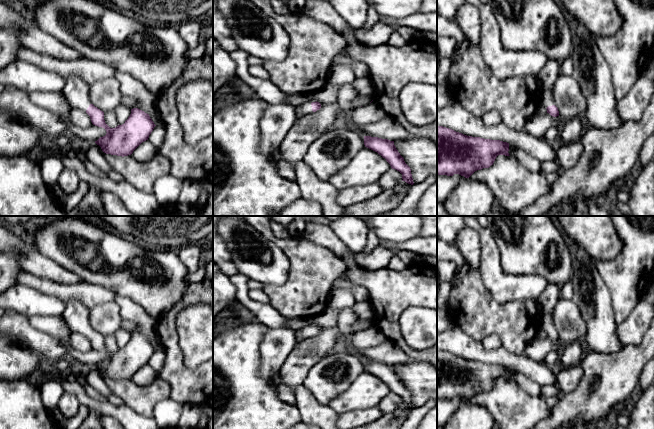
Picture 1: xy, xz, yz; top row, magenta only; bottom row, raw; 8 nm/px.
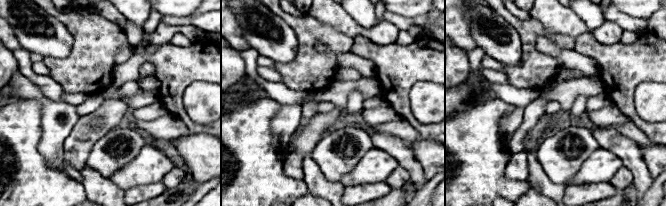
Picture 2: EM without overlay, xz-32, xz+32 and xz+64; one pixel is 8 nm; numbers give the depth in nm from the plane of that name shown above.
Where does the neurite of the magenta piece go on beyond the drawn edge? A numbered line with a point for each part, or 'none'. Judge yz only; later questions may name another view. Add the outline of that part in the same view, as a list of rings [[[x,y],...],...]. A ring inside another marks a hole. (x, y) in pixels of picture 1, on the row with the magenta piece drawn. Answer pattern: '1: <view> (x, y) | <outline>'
1: yz (546, 97) | [[[552,87],[549,89],[542,89],[540,94],[540,104],[543,105],[545,108],[555,105],[552,94]]]

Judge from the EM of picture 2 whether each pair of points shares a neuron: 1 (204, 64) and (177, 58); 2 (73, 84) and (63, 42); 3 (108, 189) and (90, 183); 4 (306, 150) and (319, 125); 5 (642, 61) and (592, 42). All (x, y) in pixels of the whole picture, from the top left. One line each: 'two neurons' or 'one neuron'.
1: one neuron
2: two neurons
3: one neuron
4: one neuron
5: one neuron

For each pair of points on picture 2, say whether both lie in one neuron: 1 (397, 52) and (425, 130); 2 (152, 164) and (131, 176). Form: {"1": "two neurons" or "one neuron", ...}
{"1": "one neuron", "2": "one neuron"}

